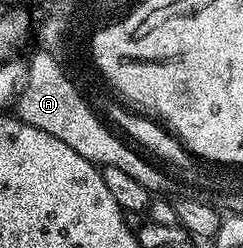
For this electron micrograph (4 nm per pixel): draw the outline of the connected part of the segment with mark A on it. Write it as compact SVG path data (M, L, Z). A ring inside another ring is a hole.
M38 50L35 56L29 57L26 66L26 82L16 97L17 119L23 120L28 126L36 126L36 130L44 130L52 134L52 138L60 138L95 166L124 170L128 178L140 182L140 186L150 194L162 194L169 186L170 180L162 172L157 172L138 152L133 152L129 143L122 144L123 137L115 134L104 123L102 116L92 107L85 95L77 92L75 87L67 84L65 70L61 62L50 52ZM130 148L132 149L130 149Z

